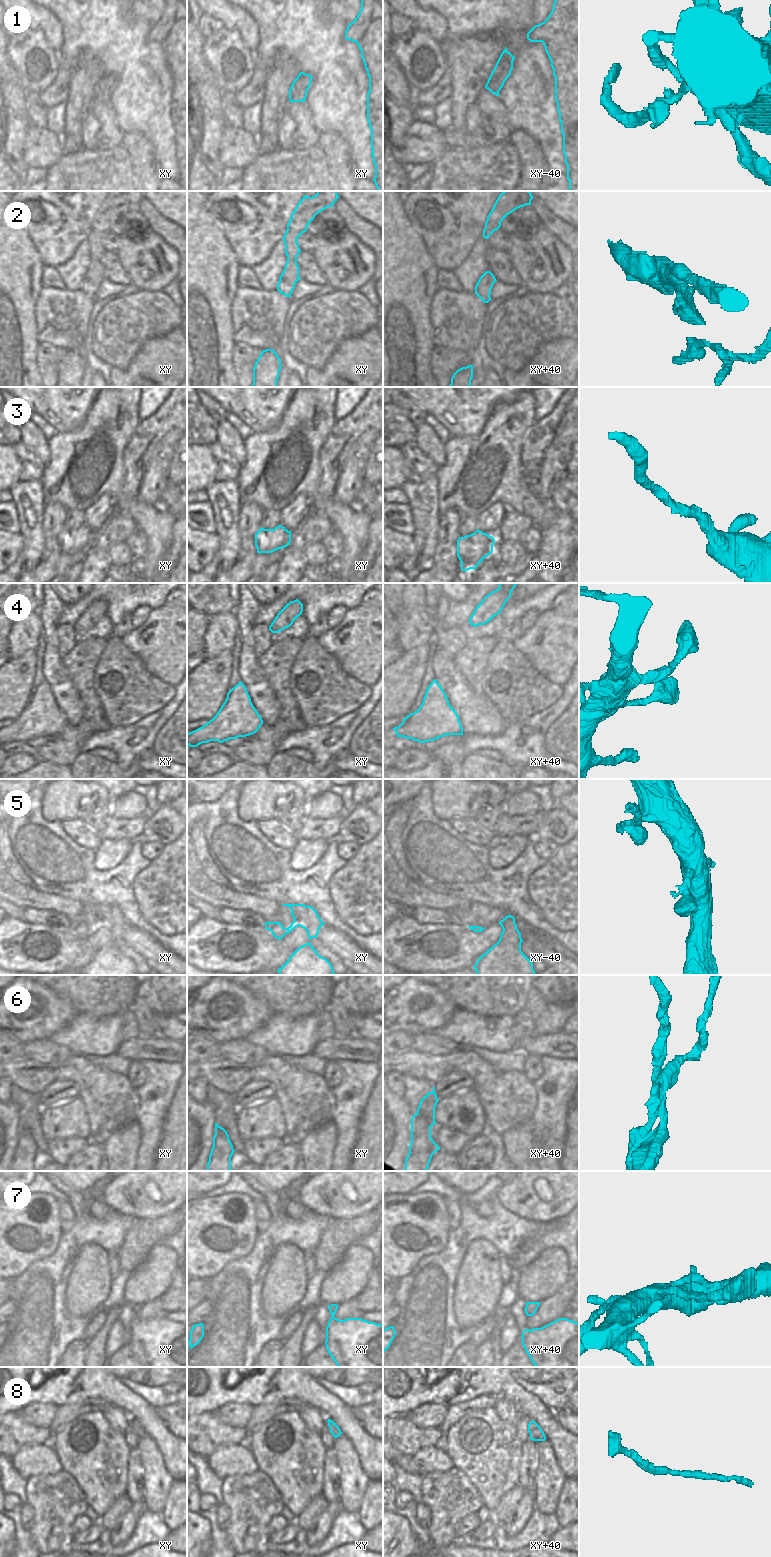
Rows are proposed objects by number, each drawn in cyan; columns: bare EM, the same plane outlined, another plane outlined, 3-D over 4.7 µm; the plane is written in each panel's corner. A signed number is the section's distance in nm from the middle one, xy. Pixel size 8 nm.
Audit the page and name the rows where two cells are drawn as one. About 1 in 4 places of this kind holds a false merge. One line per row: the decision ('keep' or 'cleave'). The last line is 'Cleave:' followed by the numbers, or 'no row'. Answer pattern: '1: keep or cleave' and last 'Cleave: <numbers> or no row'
1: cleave
2: cleave
3: keep
4: keep
5: keep
6: cleave
7: keep
8: keep
Cleave: 1, 2, 6

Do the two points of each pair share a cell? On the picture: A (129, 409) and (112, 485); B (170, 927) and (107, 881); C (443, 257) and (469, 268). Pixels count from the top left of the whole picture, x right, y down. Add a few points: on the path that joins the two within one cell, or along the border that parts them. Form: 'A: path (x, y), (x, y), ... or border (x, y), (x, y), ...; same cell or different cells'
A: path (121, 428), (117, 432), (117, 454), (114, 466); same cell
B: border (133, 880), (133, 896), (138, 910), (149, 923); different cells
C: border (474, 244), (467, 257), (453, 271); different cells

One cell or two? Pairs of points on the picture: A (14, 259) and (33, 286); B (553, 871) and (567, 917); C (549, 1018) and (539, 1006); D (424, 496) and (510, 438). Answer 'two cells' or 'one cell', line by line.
A: one cell
B: one cell
C: two cells
D: two cells

